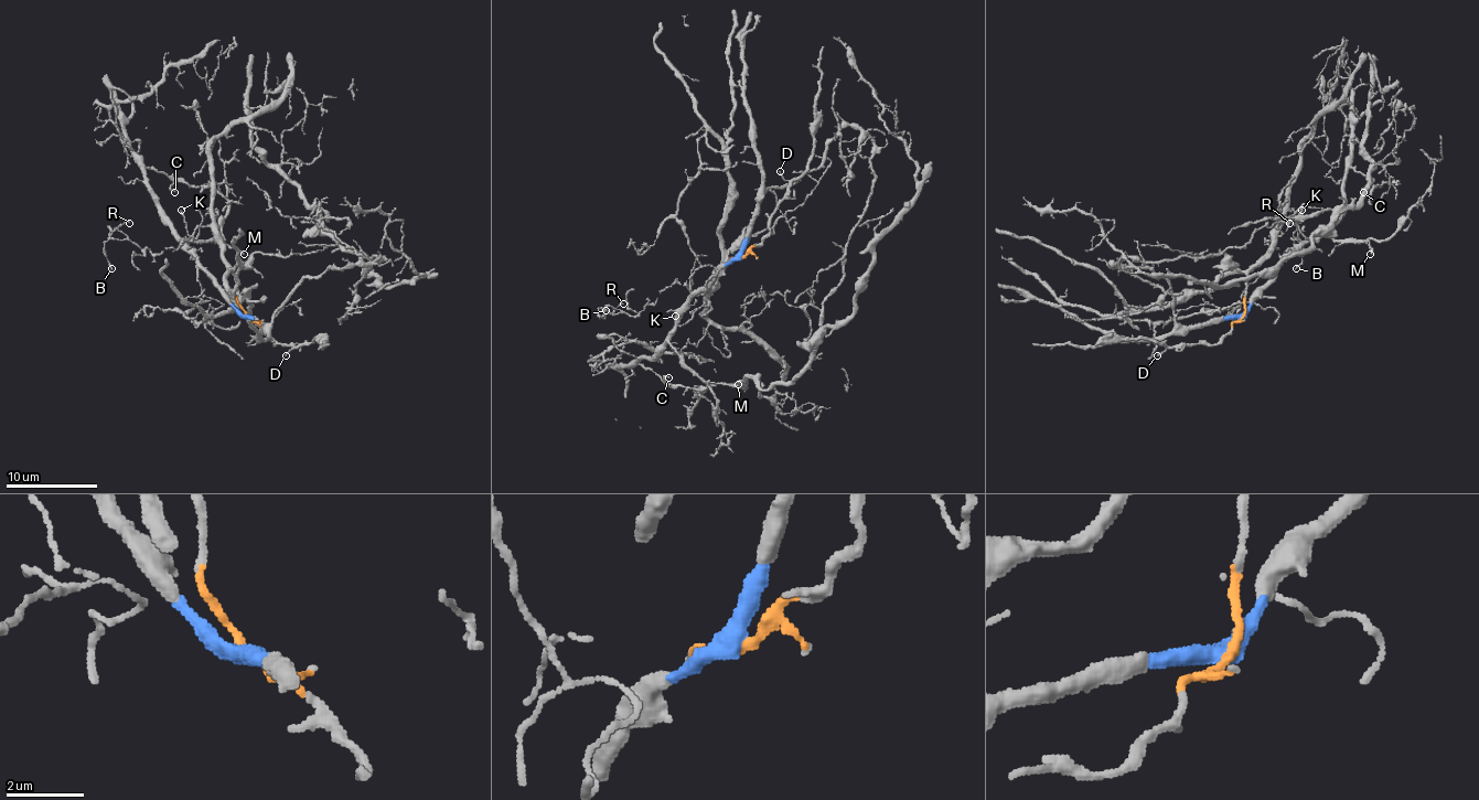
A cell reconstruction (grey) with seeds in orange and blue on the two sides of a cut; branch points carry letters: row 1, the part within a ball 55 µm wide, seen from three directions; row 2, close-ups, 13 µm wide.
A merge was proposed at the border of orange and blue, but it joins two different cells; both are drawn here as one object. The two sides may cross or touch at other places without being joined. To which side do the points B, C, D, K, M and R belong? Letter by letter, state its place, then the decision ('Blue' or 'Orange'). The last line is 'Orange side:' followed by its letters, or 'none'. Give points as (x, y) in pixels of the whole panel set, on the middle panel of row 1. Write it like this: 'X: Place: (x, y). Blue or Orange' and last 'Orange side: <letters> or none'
B: Place: (606, 310). Orange
C: Place: (668, 377). Blue
D: Place: (780, 171). Orange
K: Place: (675, 316). Blue
M: Place: (738, 384). Blue
R: Place: (623, 304). Orange
Orange side: B, D, R

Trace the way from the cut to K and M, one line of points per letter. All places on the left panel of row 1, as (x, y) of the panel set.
K: (246, 315), (186, 244), (180, 210)
M: (246, 315), (175, 235), (180, 240), (223, 242), (244, 253)

